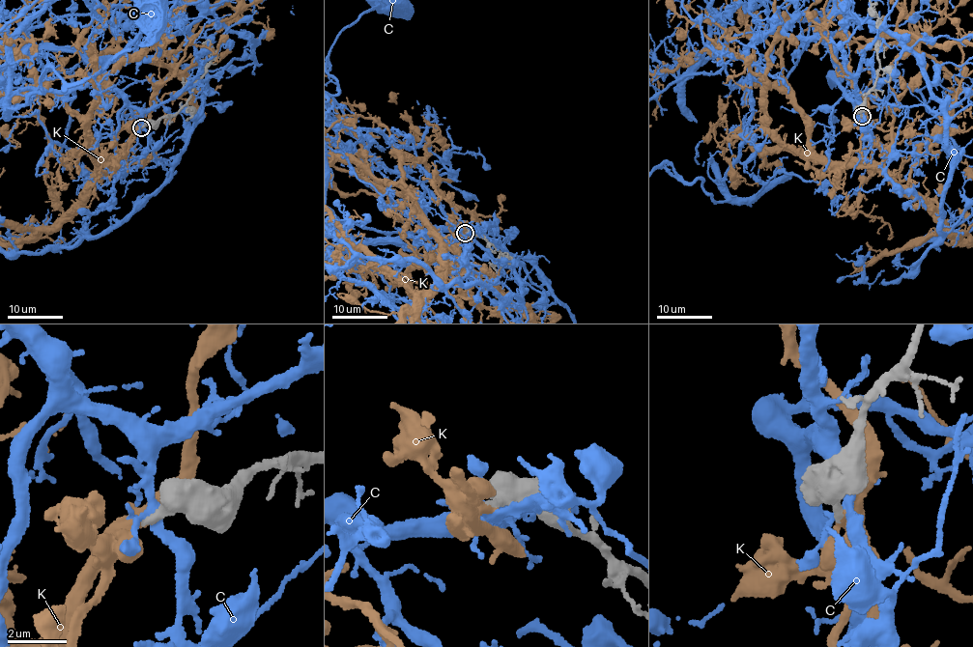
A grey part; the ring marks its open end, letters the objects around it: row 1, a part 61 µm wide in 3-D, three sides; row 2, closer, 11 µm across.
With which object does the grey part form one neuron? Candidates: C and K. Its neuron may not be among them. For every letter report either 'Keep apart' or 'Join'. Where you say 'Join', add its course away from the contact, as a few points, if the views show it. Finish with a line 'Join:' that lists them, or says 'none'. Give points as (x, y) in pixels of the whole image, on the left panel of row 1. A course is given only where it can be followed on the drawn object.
C: Keep apart
K: Join
Join: K

